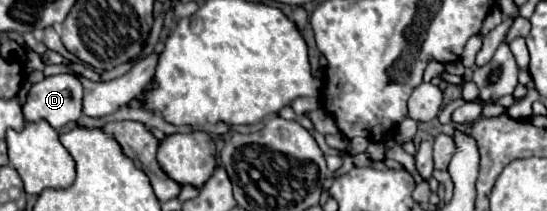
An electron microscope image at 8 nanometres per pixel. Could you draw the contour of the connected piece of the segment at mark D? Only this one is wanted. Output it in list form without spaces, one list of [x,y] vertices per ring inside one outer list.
[[[73,73],[45,77],[29,89],[23,115],[29,121],[47,121],[59,131],[69,121],[81,117],[81,99],[83,87]]]

